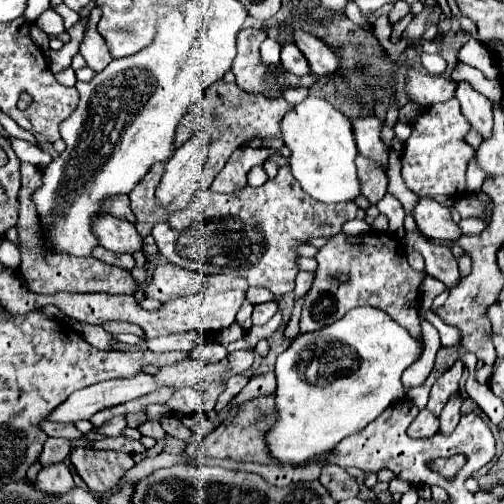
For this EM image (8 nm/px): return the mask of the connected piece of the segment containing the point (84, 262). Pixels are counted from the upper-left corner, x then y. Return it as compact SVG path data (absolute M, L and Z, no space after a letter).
M22 163L20 167L22 173L22 187L18 191L18 203L20 203L20 211L18 211L18 237L20 243L18 248L21 254L20 272L28 283L28 291L32 293L42 293L42 295L52 295L58 291L72 291L72 293L130 293L134 295L138 285L136 281L130 277L128 271L108 265L100 259L76 259L69 253L54 253L52 251L44 251L40 247L40 238L38 237L38 216L36 209L32 207L32 201L28 199L28 195L32 195L32 191L36 187L40 187L40 169L30 165L30 163Z

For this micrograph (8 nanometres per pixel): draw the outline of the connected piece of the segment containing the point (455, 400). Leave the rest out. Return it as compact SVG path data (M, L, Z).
M454 393L450 397L440 414L440 433L452 433L456 429L456 425L458 425L461 418L460 408L462 402L463 399L460 397L460 393Z

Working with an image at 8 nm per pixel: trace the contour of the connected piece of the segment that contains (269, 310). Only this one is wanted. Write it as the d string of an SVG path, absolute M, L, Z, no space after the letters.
M268 301L268 303L254 305L254 313L252 313L252 321L254 321L254 325L264 325L268 319L274 317L276 311L278 311L276 301Z

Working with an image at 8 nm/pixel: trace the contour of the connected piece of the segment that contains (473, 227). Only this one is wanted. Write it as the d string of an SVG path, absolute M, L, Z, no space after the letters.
M468 217L468 219L462 219L460 223L460 229L464 235L478 235L480 231L484 231L486 223L480 219L480 217Z

